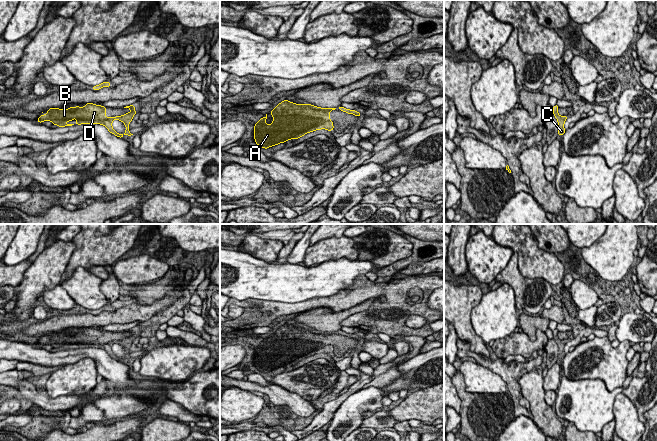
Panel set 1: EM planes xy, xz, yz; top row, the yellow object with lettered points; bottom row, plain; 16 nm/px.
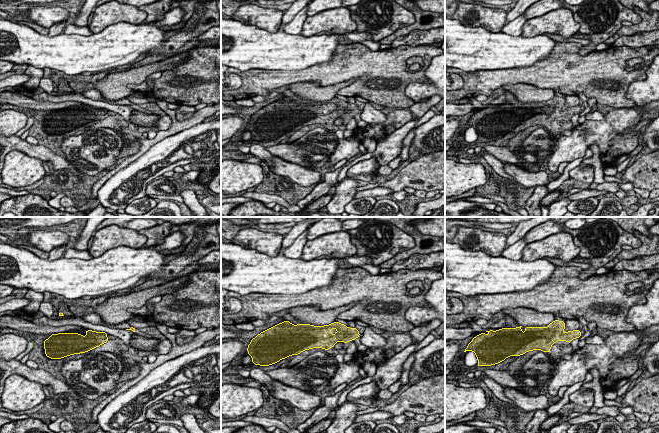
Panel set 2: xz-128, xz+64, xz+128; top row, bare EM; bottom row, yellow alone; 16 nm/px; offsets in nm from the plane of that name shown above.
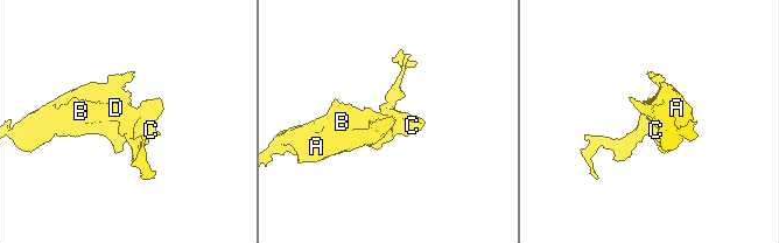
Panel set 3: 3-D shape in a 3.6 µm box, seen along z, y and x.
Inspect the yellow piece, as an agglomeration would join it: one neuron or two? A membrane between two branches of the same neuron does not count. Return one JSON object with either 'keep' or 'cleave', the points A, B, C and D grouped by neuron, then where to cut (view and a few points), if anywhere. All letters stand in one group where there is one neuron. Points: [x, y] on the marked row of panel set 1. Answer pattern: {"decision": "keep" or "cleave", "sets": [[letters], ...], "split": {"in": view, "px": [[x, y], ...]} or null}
{"decision": "keep", "sets": [["A", "B", "C", "D"]], "split": null}

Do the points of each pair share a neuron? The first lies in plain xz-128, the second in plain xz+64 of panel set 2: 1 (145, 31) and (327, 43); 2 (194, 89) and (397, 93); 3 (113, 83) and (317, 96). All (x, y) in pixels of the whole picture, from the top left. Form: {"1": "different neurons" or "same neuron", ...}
{"1": "same neuron", "2": "same neuron", "3": "same neuron"}

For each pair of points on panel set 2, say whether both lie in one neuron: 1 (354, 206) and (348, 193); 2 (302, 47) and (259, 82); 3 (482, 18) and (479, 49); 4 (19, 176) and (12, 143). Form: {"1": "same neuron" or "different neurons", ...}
{"1": "different neurons", "2": "different neurons", "3": "different neurons", "4": "different neurons"}

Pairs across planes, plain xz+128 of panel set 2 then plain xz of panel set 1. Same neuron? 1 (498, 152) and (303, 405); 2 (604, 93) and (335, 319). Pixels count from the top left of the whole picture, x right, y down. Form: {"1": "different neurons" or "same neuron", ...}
{"1": "different neurons", "2": "different neurons"}

